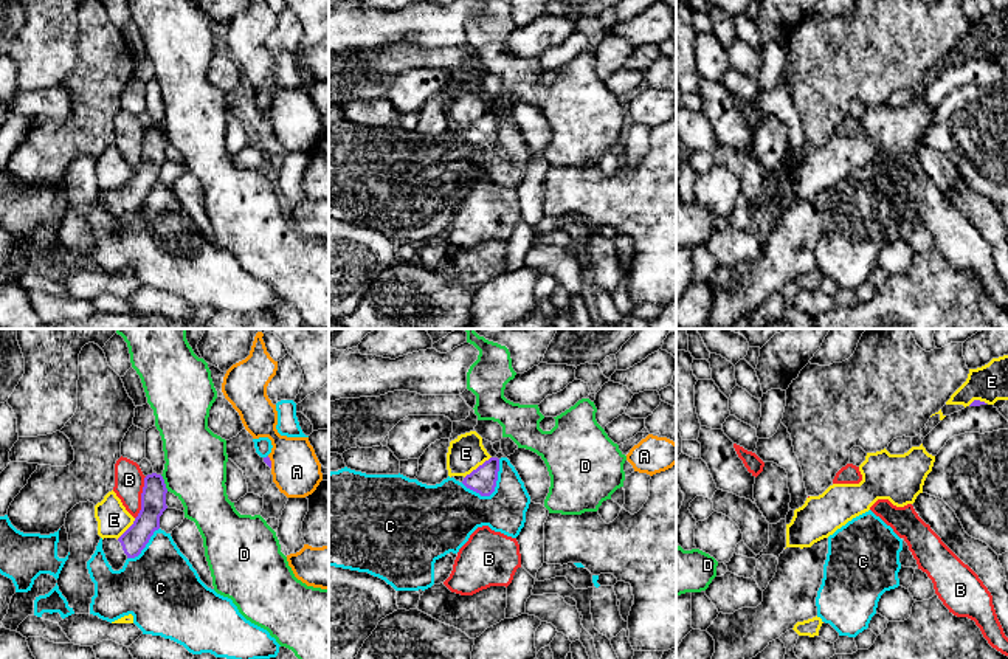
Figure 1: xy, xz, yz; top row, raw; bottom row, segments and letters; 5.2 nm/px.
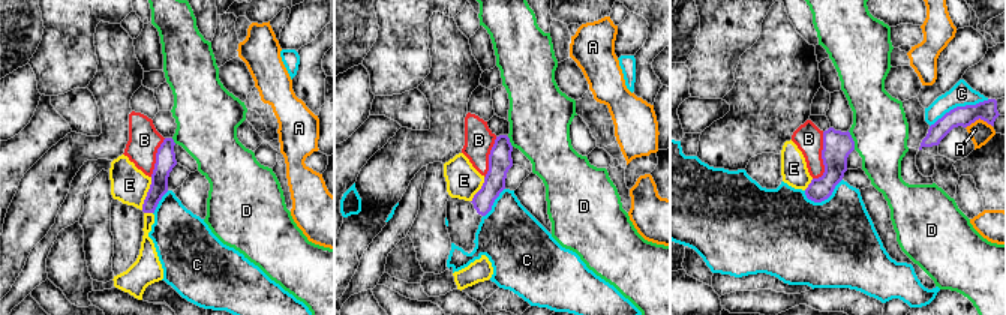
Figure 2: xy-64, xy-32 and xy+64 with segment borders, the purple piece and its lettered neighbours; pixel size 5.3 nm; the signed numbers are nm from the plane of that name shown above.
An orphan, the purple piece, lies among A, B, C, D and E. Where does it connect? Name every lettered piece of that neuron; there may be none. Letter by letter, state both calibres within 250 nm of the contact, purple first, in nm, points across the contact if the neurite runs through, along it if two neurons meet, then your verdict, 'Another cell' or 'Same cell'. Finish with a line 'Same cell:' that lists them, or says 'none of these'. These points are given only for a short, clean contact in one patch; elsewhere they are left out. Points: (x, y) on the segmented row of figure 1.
A: Thickness 40 nm (purple) against 260 nm. Boundary: xy (267, 456), (272, 467). Another cell
B: Thickness 140 nm (purple) against 160 nm. Another cell
C: Thickness 140 nm (purple) against 320 nm. Another cell
D: Thickness 130 nm (purple) against 320 nm. Boundary: xy (160, 475), (168, 490). Another cell
E: Thickness 140 nm (purple) against 190 nm. Another cell
Same cell: none of these

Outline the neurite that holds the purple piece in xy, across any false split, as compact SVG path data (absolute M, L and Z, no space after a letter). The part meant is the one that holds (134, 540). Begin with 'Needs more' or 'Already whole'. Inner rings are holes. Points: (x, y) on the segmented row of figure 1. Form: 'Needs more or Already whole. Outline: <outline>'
Needs more. Outline: M152 473L144 478L141 510L133 524L116 540L104 538L102 550L113 571L123 569L127 558L135 558L160 529L160 516L167 509L166 484L161 474Z

